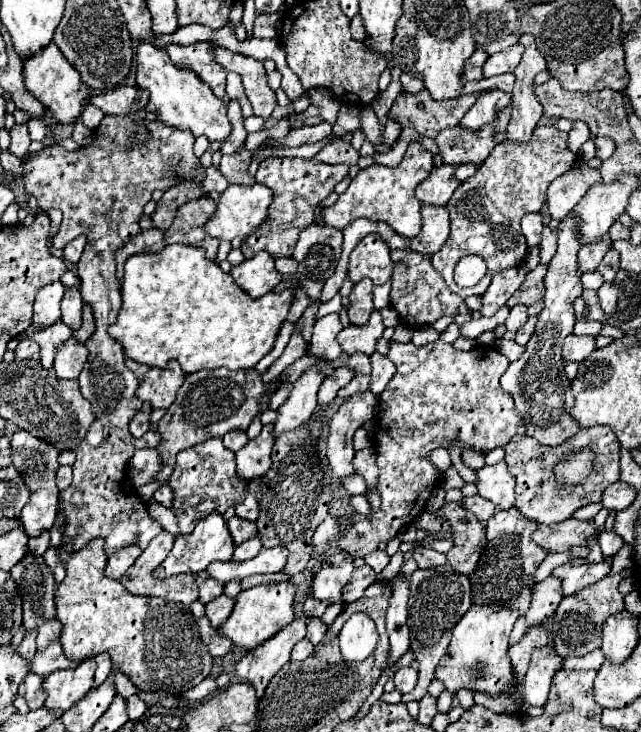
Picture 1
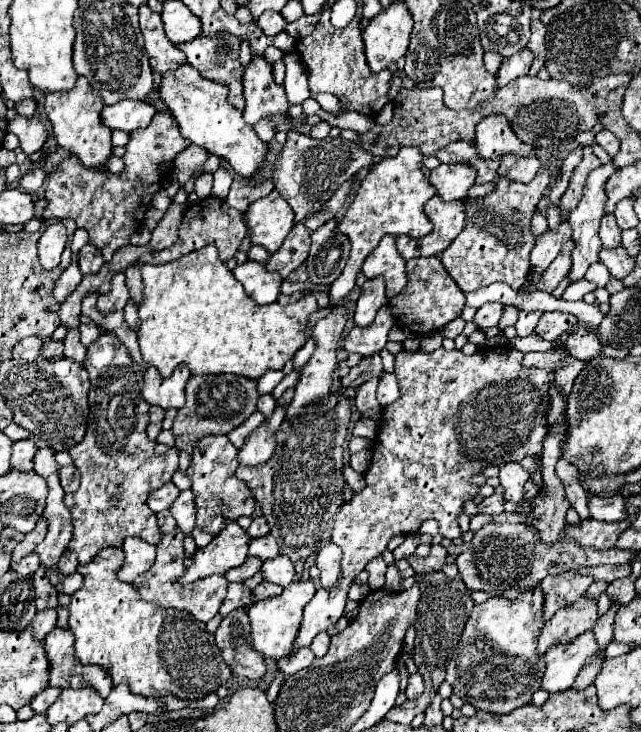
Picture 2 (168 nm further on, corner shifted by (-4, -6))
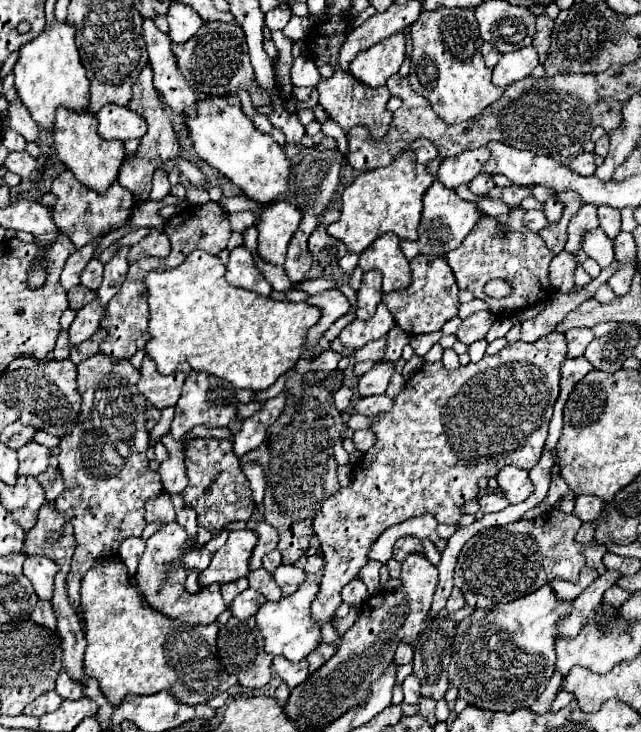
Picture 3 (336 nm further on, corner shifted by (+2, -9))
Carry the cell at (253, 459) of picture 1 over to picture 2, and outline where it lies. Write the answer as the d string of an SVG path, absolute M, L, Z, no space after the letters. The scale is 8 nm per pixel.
M275 407L273 415L265 419L257 431L251 433L247 443L239 449L239 463L243 467L257 467L271 459L275 449L275 431L285 419L285 407Z

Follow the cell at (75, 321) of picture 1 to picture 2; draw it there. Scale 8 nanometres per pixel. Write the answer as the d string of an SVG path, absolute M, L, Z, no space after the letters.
M81 315L81 317L79 317L79 333L81 333L81 343L83 343L85 347L89 347L89 345L101 335L99 327L97 327L87 315Z

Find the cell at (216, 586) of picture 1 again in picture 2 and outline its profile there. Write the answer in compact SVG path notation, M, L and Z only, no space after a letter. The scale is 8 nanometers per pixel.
M227 583L227 595L221 603L219 615L227 617L237 607L247 607L251 603L251 591L243 583Z

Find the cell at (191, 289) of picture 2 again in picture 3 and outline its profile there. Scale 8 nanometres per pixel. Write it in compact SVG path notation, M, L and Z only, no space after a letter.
M203 250L191 252L187 260L173 270L149 272L145 284L151 310L151 340L145 350L157 364L157 370L161 374L171 374L177 364L185 360L195 372L211 372L243 390L265 390L275 384L281 374L289 372L303 354L303 344L307 342L305 338L309 328L321 318L319 308L307 302L279 302L231 286L225 280L225 266L221 260Z

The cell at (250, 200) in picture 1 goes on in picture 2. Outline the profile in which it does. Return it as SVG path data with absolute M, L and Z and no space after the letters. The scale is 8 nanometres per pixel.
M277 191L253 201L243 215L251 243L265 247L269 253L281 247L295 223L293 209Z

